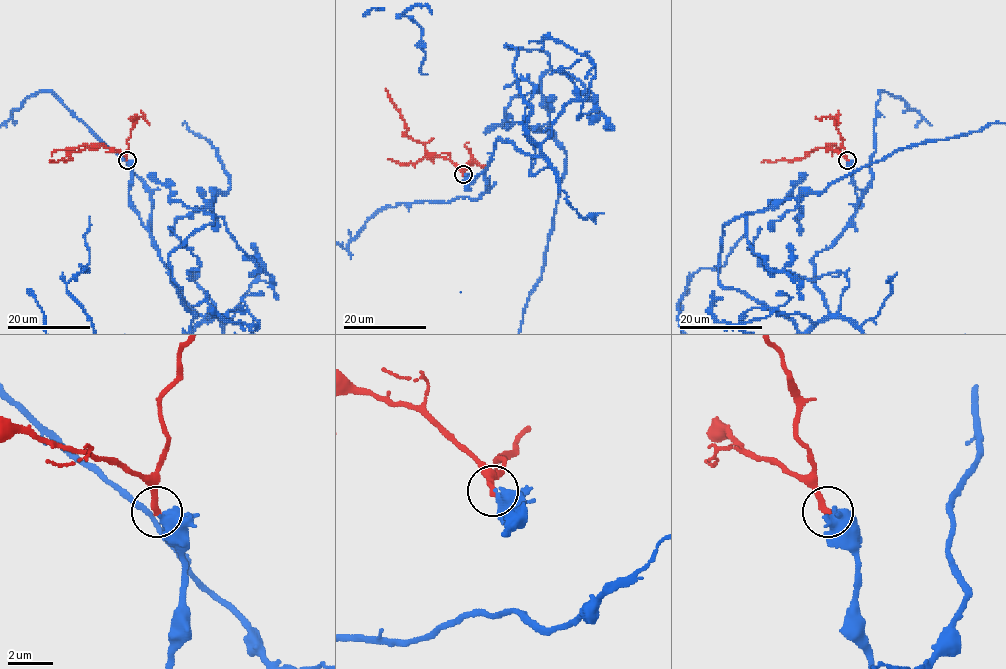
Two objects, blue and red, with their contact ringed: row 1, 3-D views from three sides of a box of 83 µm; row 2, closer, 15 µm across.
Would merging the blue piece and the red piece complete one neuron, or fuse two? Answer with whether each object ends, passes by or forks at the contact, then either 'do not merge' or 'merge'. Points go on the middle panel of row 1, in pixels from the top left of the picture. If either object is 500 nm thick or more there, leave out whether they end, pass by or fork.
blue ends | red ends | merge

